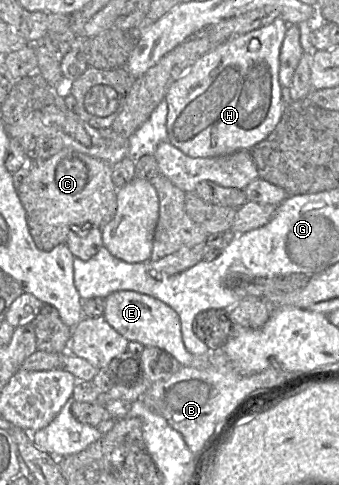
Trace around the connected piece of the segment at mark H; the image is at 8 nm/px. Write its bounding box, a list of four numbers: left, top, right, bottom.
[165,17,288,157]

